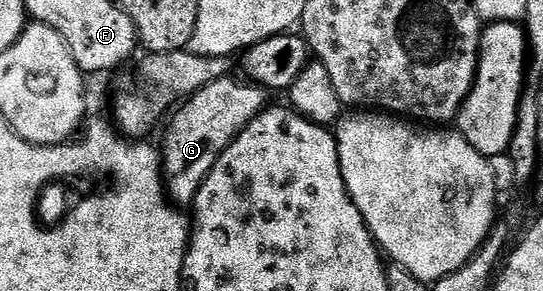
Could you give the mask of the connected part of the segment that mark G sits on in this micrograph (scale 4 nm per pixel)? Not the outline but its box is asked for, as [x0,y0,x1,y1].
[160,78,267,208]

